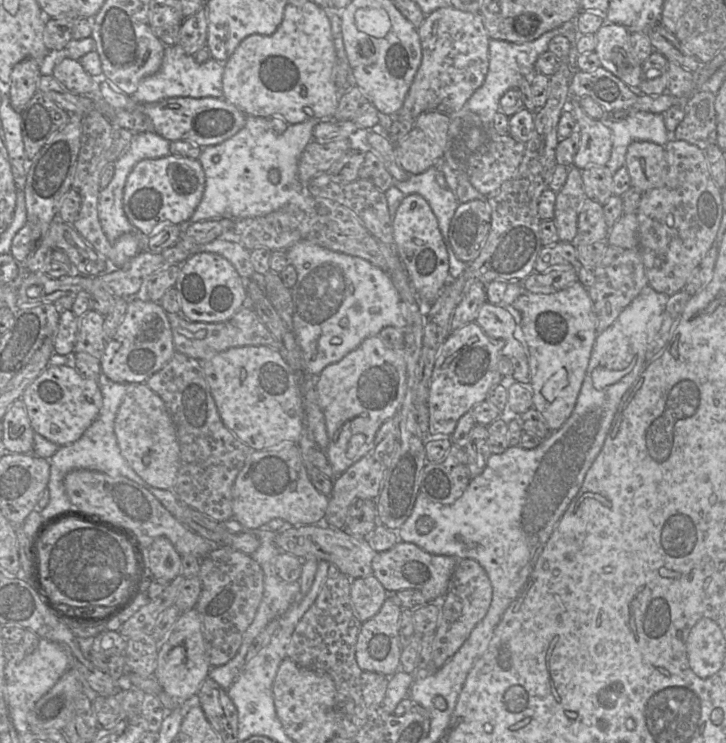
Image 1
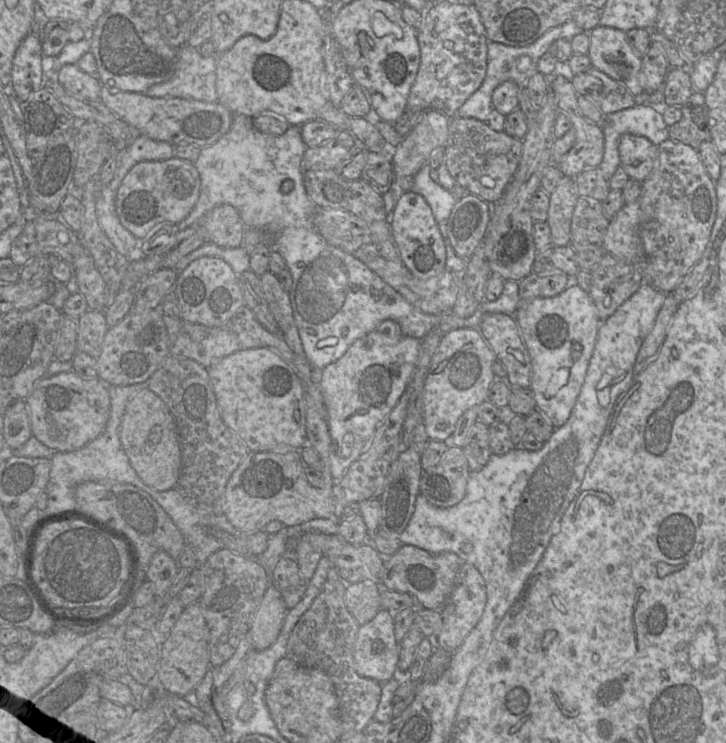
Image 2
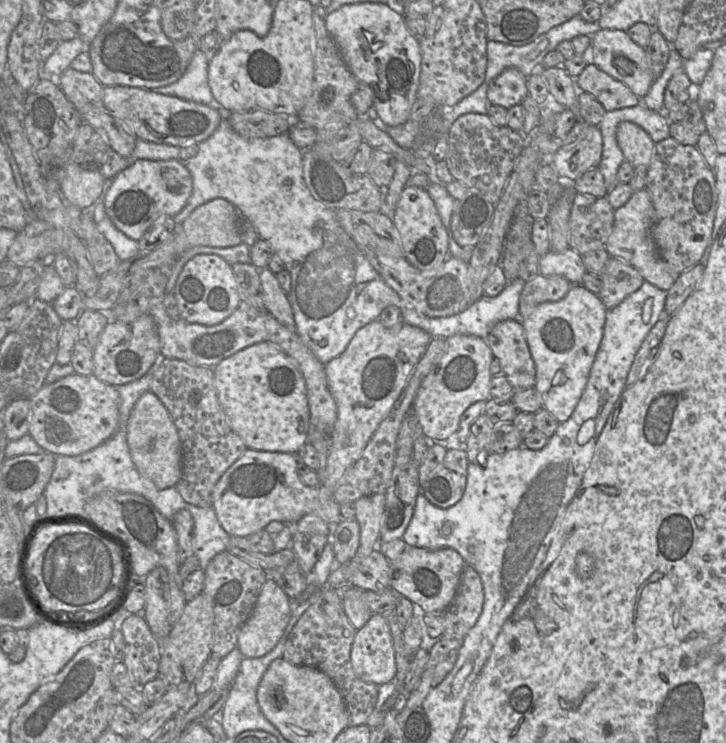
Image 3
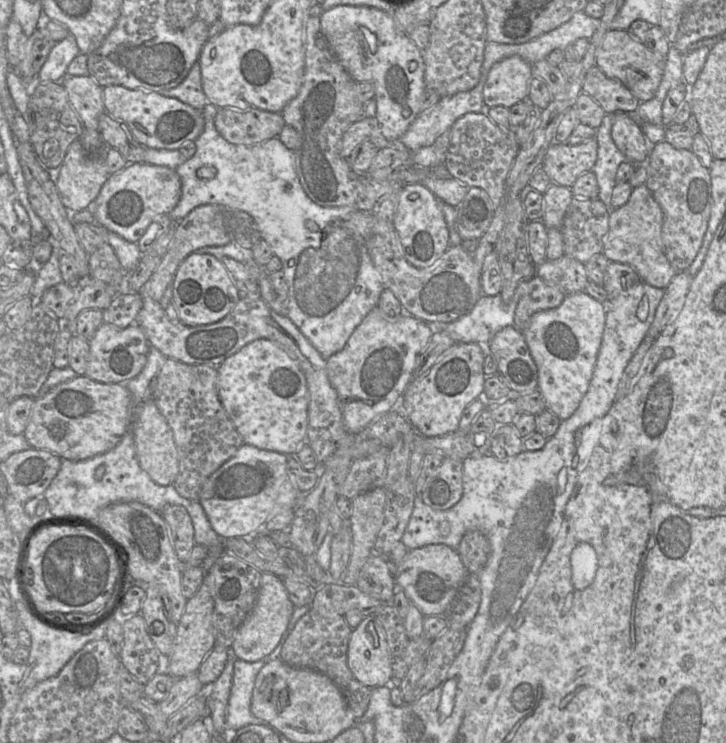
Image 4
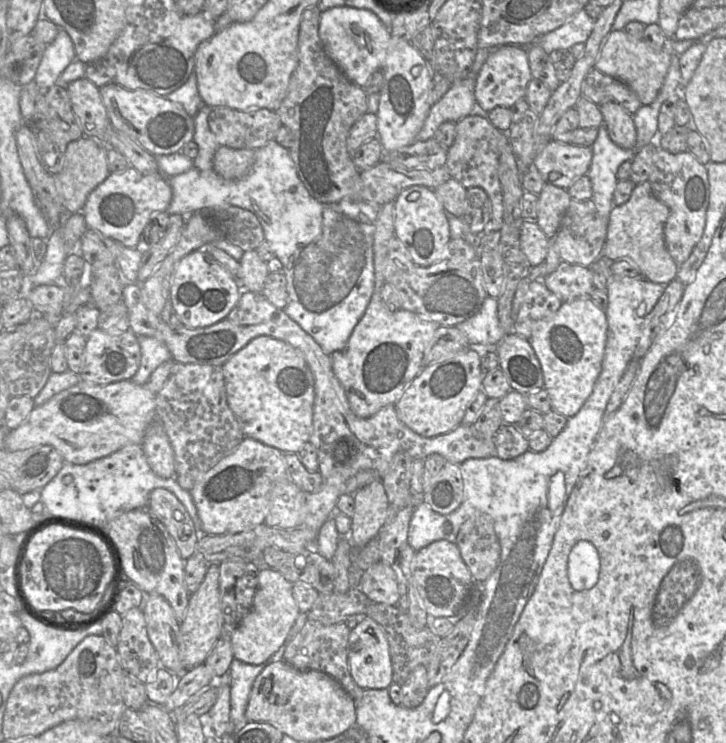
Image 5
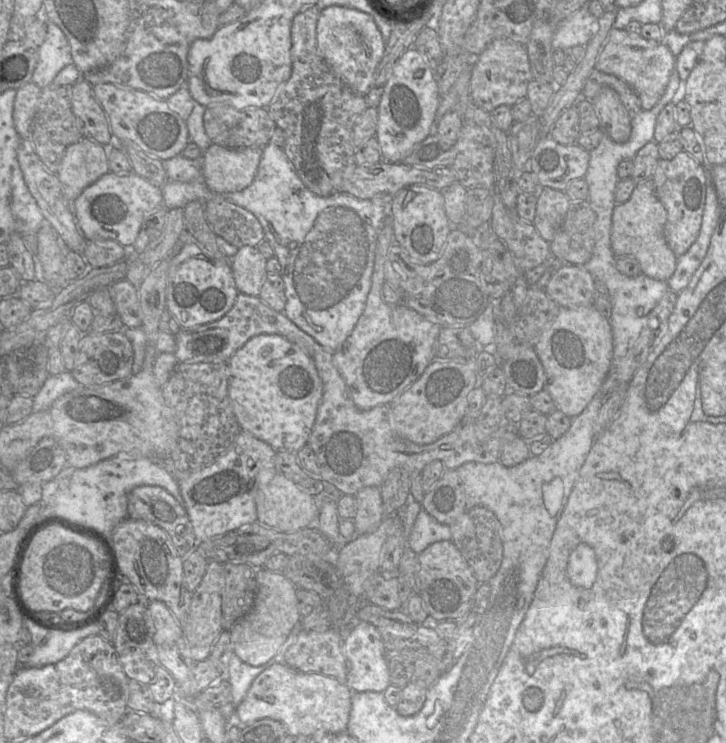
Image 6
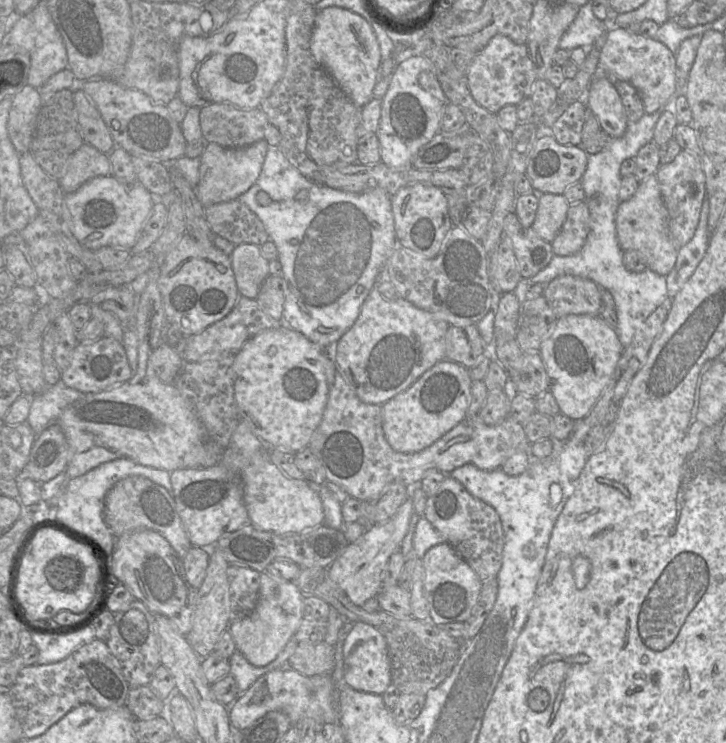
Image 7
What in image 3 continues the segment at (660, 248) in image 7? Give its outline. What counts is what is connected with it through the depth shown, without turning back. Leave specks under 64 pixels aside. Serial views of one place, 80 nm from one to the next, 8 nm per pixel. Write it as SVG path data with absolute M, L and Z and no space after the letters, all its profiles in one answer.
M646 189L634 192L629 200L614 210L614 225L605 244L610 256L621 259L637 269L645 281L667 292L676 279L668 265L658 254L652 237L655 224L655 209Z

